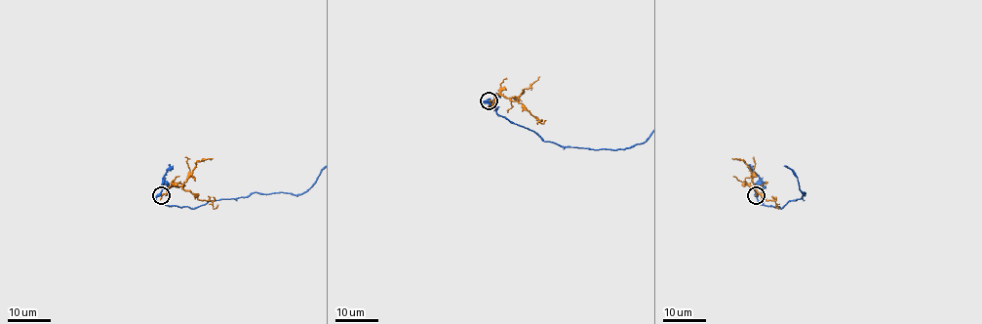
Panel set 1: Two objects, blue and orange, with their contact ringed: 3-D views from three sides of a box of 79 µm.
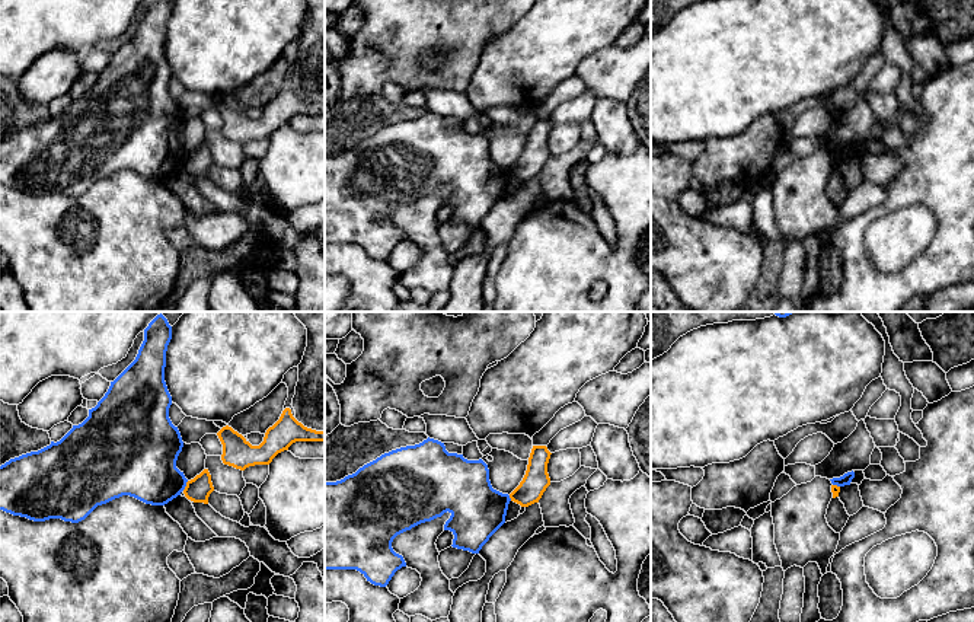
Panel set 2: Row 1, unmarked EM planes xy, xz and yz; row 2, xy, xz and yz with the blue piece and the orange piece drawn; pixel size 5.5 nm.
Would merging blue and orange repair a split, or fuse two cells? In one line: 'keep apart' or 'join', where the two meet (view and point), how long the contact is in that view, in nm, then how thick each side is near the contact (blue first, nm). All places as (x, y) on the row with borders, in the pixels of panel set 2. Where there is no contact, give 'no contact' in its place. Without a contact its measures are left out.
keep apart; meets blue in xy at (185, 485); contact 70 nm long; 360 nm thick on the blue side, 140 nm on the other

